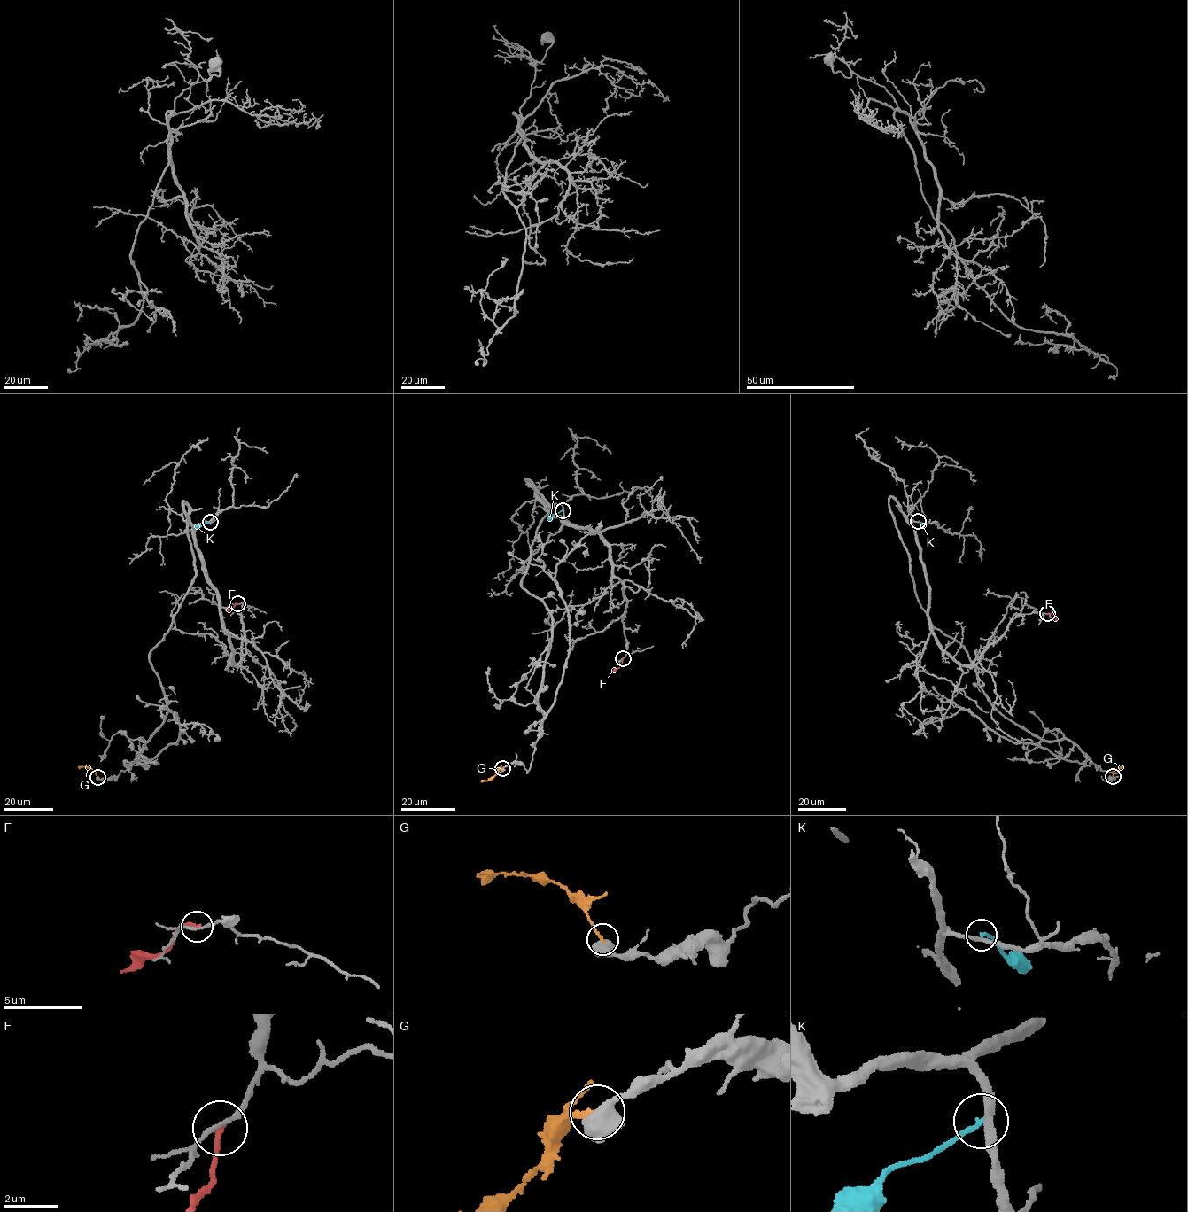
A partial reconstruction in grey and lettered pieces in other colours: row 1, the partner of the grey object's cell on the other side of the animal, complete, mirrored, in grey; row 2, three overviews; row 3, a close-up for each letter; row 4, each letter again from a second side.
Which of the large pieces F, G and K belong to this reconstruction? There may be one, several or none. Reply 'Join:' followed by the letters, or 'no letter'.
Join: no letter

